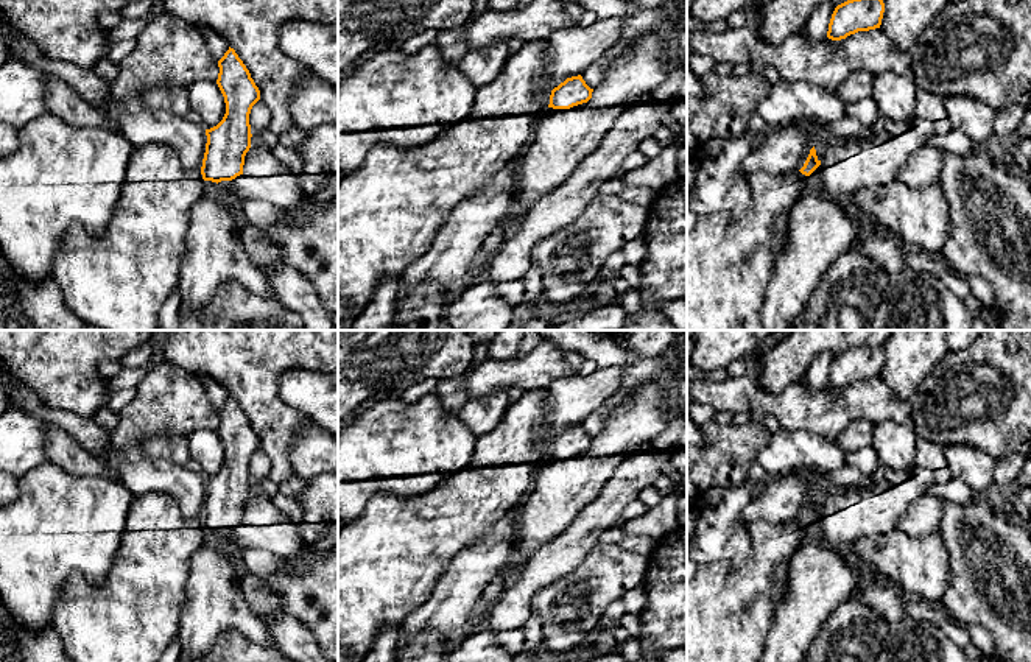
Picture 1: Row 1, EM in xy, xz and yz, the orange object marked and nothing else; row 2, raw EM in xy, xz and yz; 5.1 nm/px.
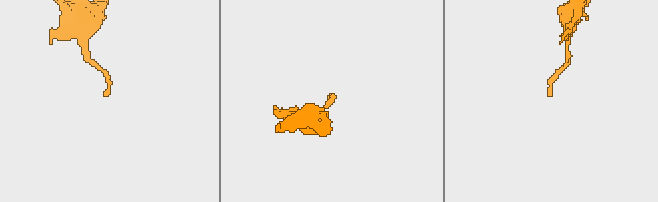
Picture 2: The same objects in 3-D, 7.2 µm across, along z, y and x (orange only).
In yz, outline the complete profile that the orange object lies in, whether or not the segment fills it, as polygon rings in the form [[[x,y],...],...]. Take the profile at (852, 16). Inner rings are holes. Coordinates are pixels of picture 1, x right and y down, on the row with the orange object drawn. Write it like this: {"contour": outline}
{"contour": [[[847,0],[835,8],[827,37],[841,40],[858,31],[880,28],[883,12],[883,0]]]}

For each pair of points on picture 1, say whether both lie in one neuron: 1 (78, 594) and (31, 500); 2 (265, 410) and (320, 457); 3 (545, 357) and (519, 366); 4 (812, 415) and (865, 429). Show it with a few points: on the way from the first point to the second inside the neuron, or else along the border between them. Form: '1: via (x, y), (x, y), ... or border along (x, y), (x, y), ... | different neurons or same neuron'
1: border along (108, 572), (100, 584), (69, 581), (52, 612) | different neurons
2: border along (312, 424), (292, 440), (292, 471) | different neurons
3: via (539, 363), (536, 366), (525, 366) | same neuron
4: border along (874, 422), (854, 419), (833, 440) | different neurons

